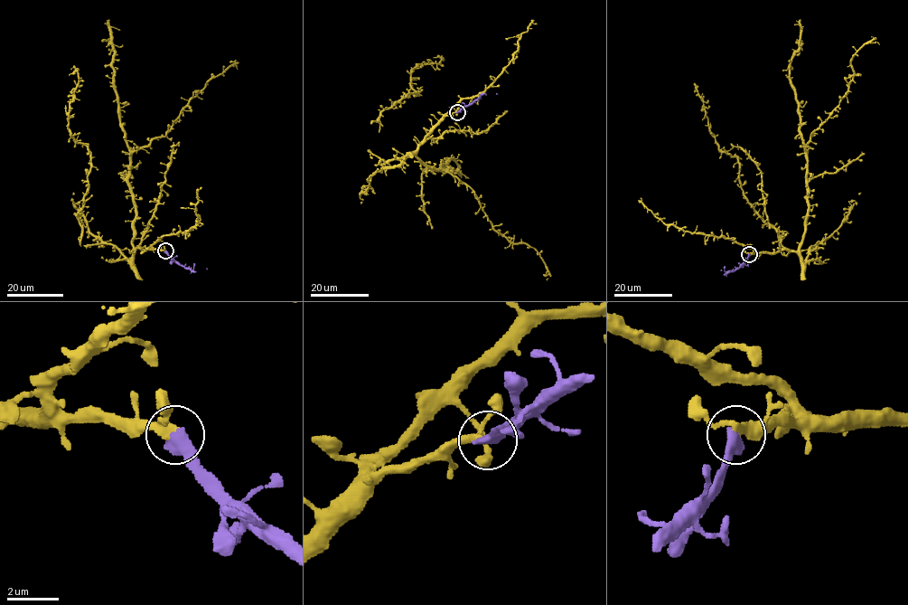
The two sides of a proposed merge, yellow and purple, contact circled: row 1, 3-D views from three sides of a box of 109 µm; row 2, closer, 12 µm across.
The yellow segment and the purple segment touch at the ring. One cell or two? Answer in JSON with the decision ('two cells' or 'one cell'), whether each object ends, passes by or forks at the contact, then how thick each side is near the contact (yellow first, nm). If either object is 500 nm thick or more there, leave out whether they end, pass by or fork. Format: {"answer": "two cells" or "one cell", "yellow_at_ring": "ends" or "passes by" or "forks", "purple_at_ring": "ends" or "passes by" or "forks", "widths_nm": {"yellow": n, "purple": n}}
{"answer": "one cell", "yellow_at_ring": "passes by", "purple_at_ring": "ends", "widths_nm": {"yellow": 280, "purple": 480}}

